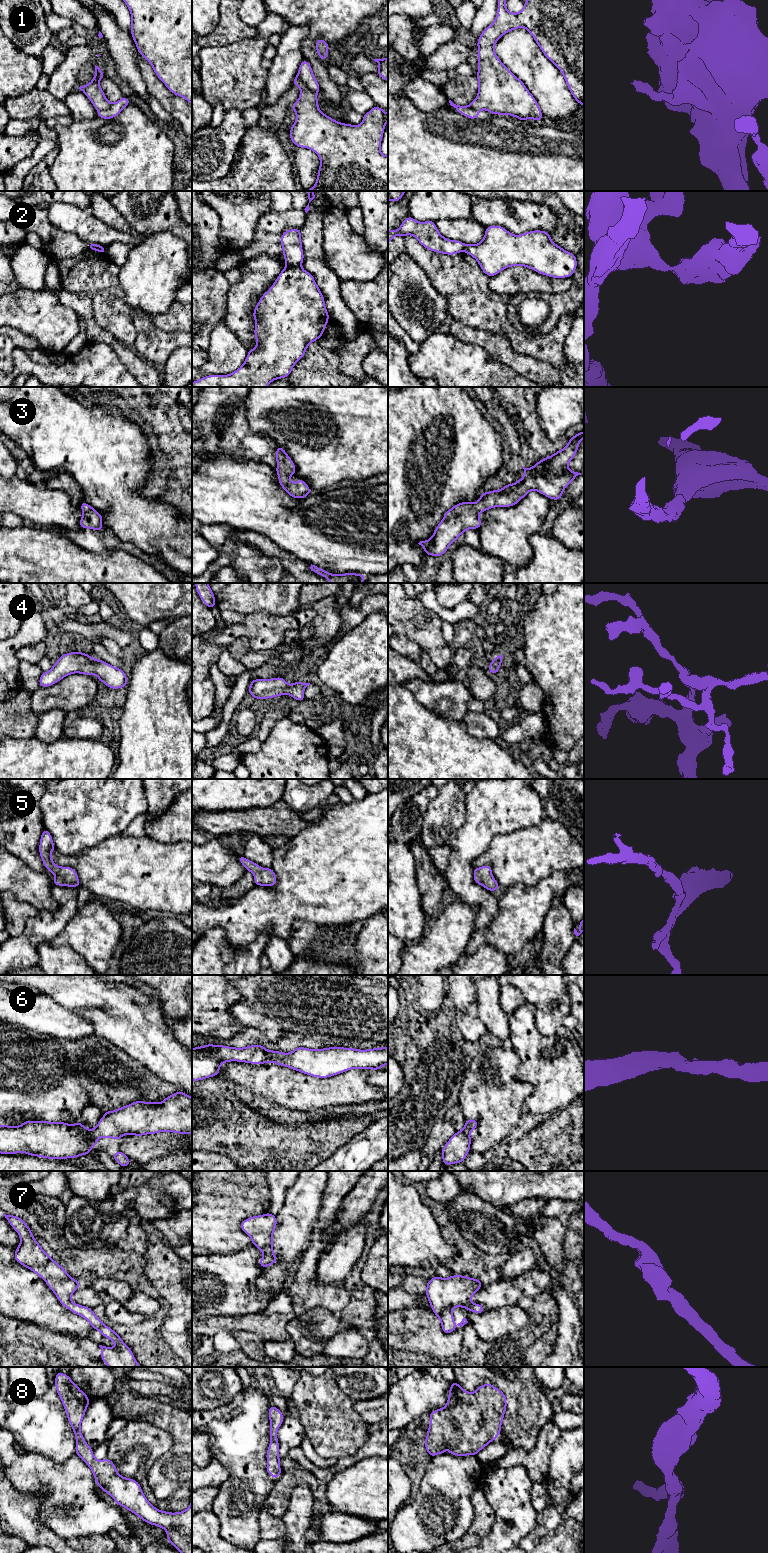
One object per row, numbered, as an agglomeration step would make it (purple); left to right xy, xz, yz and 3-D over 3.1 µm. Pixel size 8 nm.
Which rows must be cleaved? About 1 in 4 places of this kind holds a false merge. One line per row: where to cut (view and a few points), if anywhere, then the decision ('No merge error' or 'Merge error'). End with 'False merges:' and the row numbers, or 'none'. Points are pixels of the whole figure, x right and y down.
1: Split along xz (296, 76), (306, 88), (316, 93). Merge error
2: Split along xz (287, 265), (300, 266). Merge error
3: No split. No merge error
4: No split. No merge error
5: No split. No merge error
6: No split. No merge error
7: No split. No merge error
8: No split. No merge error
False merges: 1, 2

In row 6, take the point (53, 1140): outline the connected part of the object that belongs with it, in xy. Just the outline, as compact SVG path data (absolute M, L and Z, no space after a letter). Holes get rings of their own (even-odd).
M178 1090L159 1103L137 1100L114 1111L104 1111L92 1130L79 1121L68 1124L28 1120L20 1126L2 1124L0 1154L23 1152L56 1160L78 1158L89 1155L99 1138L119 1141L123 1135L137 1138L160 1132L192 1134L192 1097Z

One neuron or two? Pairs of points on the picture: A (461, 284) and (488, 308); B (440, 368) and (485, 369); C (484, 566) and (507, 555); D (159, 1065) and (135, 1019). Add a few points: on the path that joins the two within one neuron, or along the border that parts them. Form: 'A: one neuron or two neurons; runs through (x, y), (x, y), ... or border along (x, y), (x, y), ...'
A: one neuron; runs through (468, 291), (481, 304)
B: one neuron; runs through (451, 368), (474, 369)
C: two neurons; border along (481, 548), (499, 557), (504, 562)
D: one neuron; runs through (159, 1054), (156, 1047), (140, 1030)

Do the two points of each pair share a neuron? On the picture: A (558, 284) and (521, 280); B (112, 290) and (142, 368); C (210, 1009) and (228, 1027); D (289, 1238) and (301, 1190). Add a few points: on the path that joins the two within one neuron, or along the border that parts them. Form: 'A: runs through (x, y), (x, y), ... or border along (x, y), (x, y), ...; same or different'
A: runs through (549, 284), (530, 281); same
B: border along (108, 332), (128, 346); different
C: runs through (214, 1013), (224, 1023); same
D: runs through (294, 1226), (295, 1219), (301, 1209), (301, 1202); same

